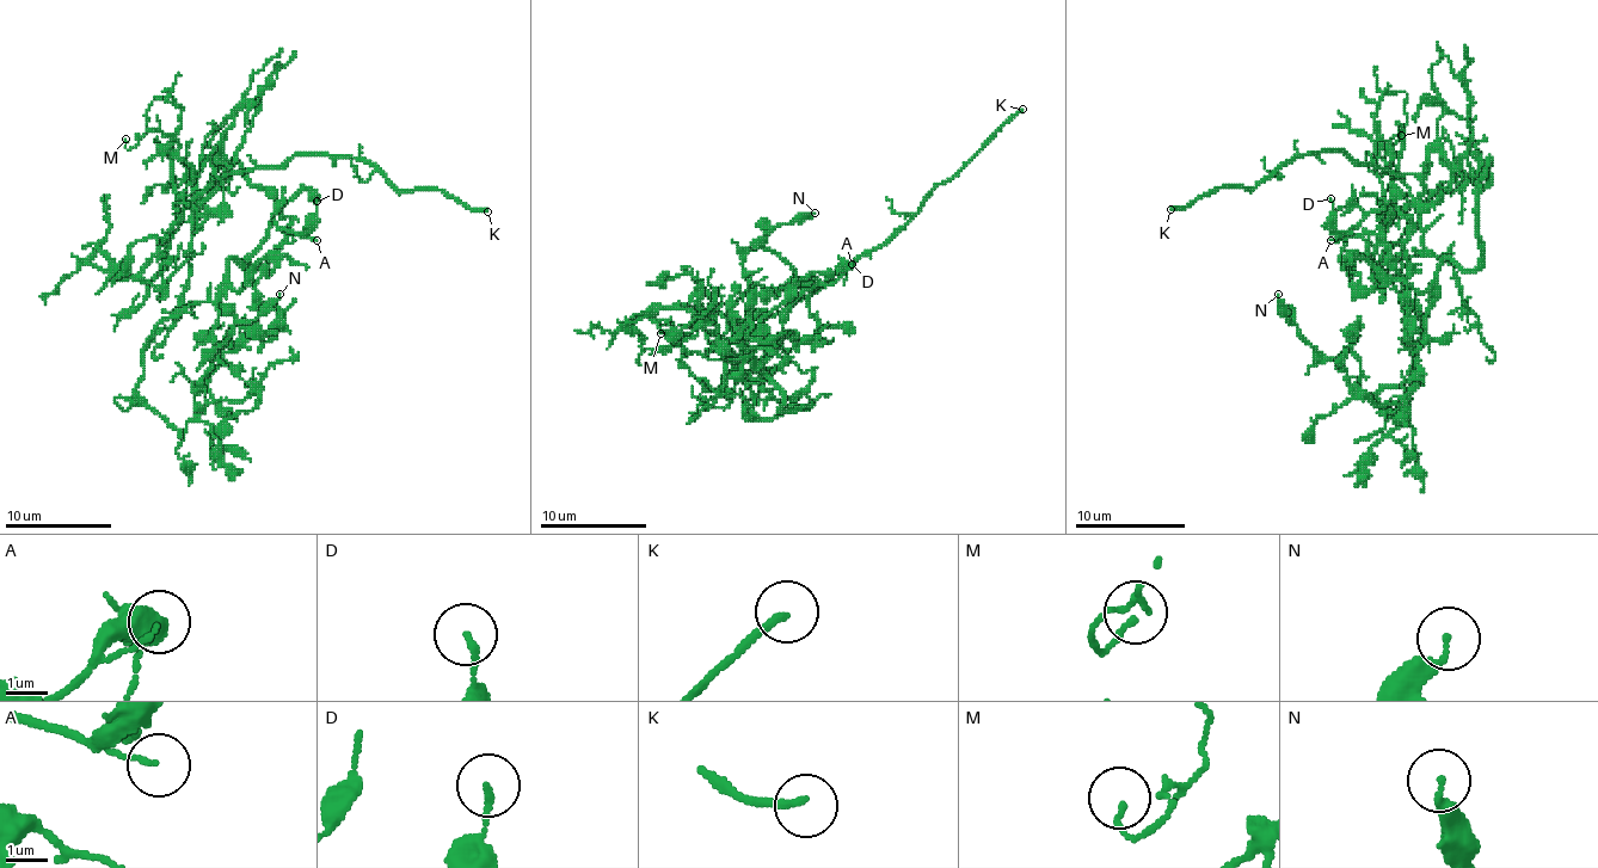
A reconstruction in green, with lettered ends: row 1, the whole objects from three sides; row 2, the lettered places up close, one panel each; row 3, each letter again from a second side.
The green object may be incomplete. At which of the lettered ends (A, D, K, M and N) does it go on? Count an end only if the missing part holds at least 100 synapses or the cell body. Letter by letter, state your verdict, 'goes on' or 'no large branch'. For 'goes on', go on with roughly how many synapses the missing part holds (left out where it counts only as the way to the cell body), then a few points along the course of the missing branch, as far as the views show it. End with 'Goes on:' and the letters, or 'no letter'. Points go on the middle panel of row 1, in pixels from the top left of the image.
A: no large branch
D: no large branch
K: goes on
M: no large branch
N: no large branch
Goes on: K

